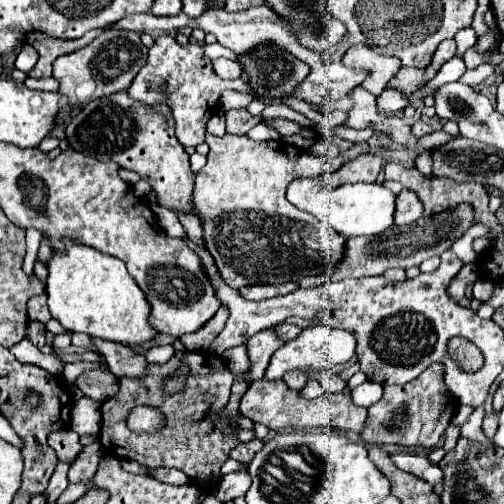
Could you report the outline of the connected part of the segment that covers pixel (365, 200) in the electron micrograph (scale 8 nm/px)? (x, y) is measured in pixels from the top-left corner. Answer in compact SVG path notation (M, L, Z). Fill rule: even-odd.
M348 184L330 192L322 192L320 202L310 206L310 212L324 224L332 226L344 236L376 236L394 226L396 194L382 184Z

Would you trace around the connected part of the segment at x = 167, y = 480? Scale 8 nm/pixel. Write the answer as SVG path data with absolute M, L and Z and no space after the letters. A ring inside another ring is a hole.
M156 468L152 470L154 478L164 484L188 484L188 476L184 476L180 470L174 468Z

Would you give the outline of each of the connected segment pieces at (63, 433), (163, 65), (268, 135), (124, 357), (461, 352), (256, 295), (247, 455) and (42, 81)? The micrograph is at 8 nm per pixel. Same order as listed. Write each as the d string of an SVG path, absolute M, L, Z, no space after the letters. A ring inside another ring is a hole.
M56 430L48 434L48 444L54 448L58 458L62 462L74 462L74 458L80 454L82 446L78 442L78 434L74 430Z
M160 36L150 48L148 60L144 68L134 78L128 94L144 104L166 102L172 108L175 121L175 135L182 146L198 146L204 142L206 122L216 112L220 94L226 88L236 88L234 80L222 80L216 76L212 68L212 60L204 54L204 46L190 42L188 46L180 46L172 36Z
M260 122L258 126L254 126L246 136L252 140L280 140L280 134L266 122Z
M96 342L98 350L104 354L108 368L118 378L144 378L146 376L146 358L142 354L136 354L130 346L116 346L116 342Z
M452 338L452 342L448 344L448 354L456 358L456 362L464 366L464 370L480 368L480 352L470 342L456 342L456 338Z
M286 282L278 286L248 286L248 290L240 290L240 296L246 300L266 300L282 294L290 294L298 290L298 282Z
M254 438L254 440L250 440L248 444L238 444L234 450L230 450L230 458L238 460L238 462L242 462L242 464L250 464L250 460L254 458L254 454L256 454L262 446L264 446L264 444L262 444L258 438Z
M26 78L24 84L26 84L28 88L48 92L56 91L59 87L59 82L56 78Z

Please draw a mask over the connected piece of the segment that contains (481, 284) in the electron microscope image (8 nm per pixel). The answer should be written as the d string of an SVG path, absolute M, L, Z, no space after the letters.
M478 280L472 288L472 296L478 300L478 302L488 302L490 296L494 292L494 282L492 280Z

